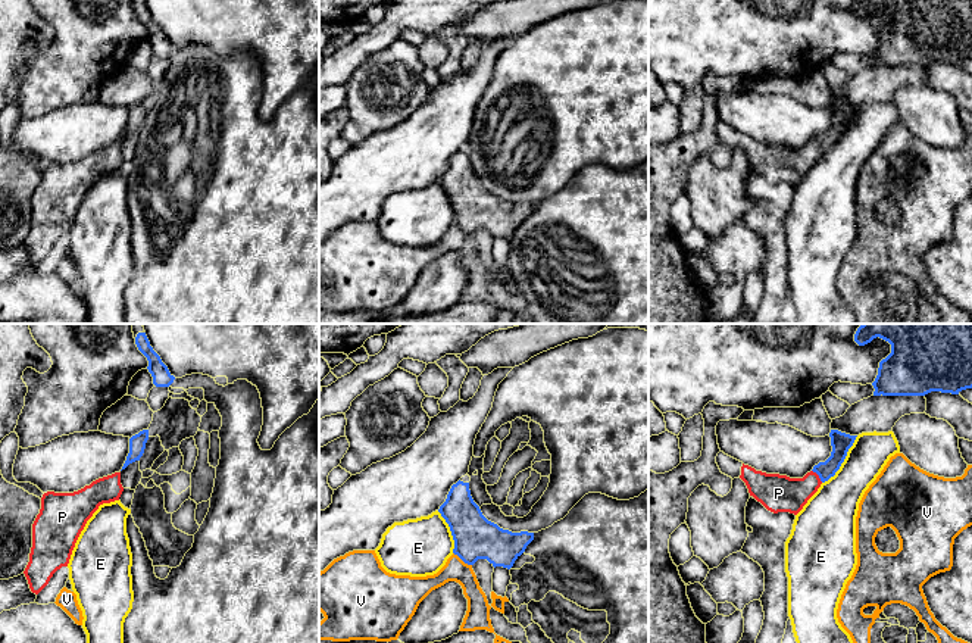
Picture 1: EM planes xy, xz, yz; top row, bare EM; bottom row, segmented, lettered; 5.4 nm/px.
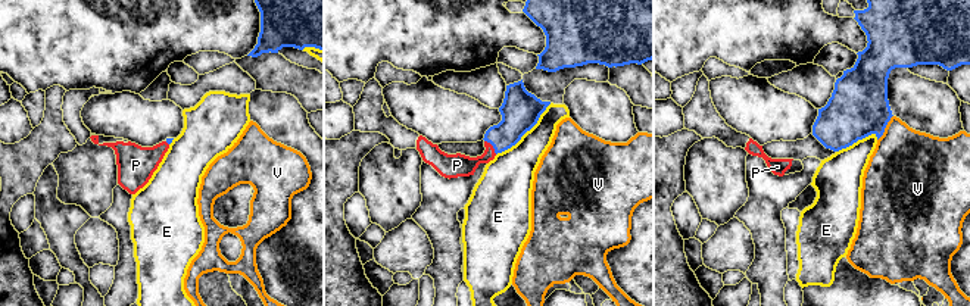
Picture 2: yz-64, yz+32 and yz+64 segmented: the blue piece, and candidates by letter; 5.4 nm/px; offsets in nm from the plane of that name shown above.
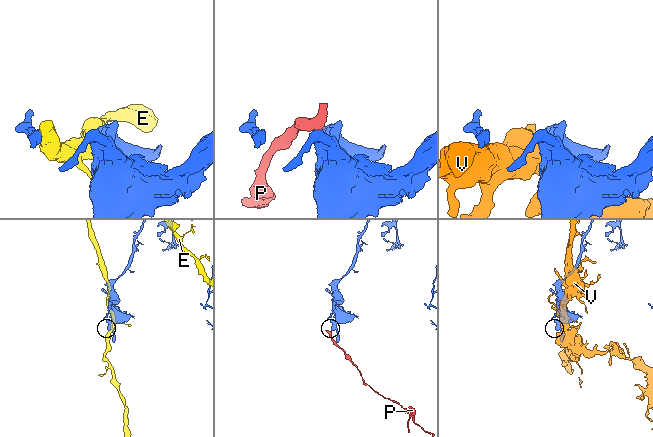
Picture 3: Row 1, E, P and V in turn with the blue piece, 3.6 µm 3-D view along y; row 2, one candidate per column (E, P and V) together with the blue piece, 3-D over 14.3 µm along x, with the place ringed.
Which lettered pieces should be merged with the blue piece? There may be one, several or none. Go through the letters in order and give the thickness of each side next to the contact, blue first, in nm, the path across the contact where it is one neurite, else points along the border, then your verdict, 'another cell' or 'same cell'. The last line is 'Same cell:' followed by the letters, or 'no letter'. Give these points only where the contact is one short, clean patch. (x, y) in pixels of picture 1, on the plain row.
E: 110 nm thick on the blue side, 260 nm on the other; another cell
P: 110 nm thick on the blue side, 200 nm on the other; runs through yz (840, 112), (838, 125), (818, 144), (794, 164), (778, 164); same cell
V: 240 nm thick on the blue side, 130 nm on the other; another cell
Same cell: P

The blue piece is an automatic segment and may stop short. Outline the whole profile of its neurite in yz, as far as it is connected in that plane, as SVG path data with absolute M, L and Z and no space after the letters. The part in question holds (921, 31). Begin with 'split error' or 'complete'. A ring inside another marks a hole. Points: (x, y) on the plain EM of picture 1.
complete | M857 0L854 12L865 16L876 7L891 15L891 24L879 32L873 66L959 65L972 59L972 0Z

